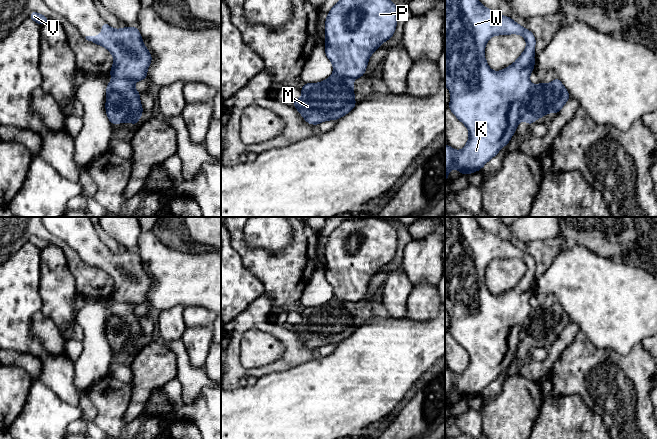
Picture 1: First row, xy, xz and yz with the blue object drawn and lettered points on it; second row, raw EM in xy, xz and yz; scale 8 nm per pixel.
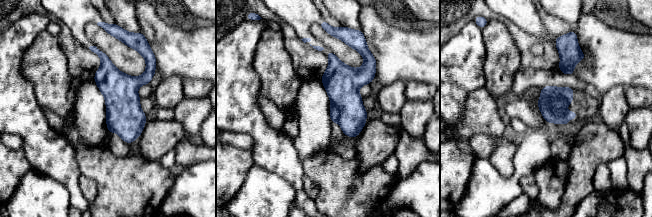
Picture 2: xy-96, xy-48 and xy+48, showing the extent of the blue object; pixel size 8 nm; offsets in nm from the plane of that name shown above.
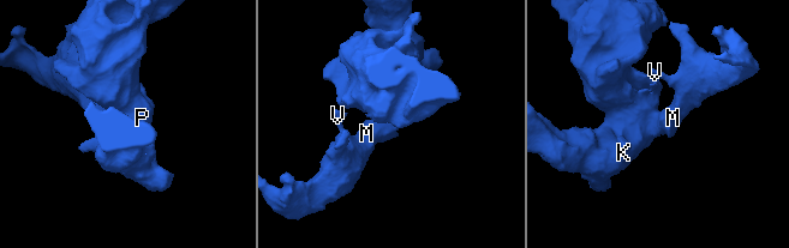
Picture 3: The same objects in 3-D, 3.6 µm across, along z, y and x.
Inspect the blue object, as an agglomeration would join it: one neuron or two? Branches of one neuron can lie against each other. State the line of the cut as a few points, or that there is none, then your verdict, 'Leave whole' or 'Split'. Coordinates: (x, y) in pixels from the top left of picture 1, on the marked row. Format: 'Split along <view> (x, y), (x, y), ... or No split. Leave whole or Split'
Split along xy (107, 84), (127, 103), (128, 114), (124, 121). Split

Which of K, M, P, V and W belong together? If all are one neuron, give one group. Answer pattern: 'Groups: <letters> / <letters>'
Groups: K P W / M V

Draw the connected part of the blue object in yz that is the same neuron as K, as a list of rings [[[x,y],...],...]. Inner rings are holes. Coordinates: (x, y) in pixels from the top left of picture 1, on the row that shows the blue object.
[[[445,0],[445,85],[451,94],[451,101],[447,106],[469,131],[468,142],[462,150],[456,151],[448,144],[445,145],[445,182],[451,168],[456,168],[465,176],[481,170],[511,140],[521,120],[522,103],[532,86],[529,76],[535,68],[535,44],[535,36],[530,30],[523,28],[512,18],[484,7],[478,0]],[[508,34],[520,34],[525,38],[527,46],[512,65],[495,72],[490,69],[484,56],[486,43],[492,36]]]

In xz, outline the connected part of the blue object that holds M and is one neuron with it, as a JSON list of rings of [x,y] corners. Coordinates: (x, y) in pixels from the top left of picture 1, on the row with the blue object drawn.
[[[333,73],[320,83],[306,83],[302,97],[292,102],[308,124],[338,120],[355,106],[353,81],[355,78]]]

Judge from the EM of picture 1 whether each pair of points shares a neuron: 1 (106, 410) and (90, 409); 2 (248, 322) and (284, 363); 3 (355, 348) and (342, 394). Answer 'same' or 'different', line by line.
1: different
2: same
3: same

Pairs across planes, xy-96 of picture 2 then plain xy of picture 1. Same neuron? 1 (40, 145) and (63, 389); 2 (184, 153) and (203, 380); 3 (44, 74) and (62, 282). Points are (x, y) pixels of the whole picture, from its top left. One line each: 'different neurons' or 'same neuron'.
1: same neuron
2: same neuron
3: same neuron

